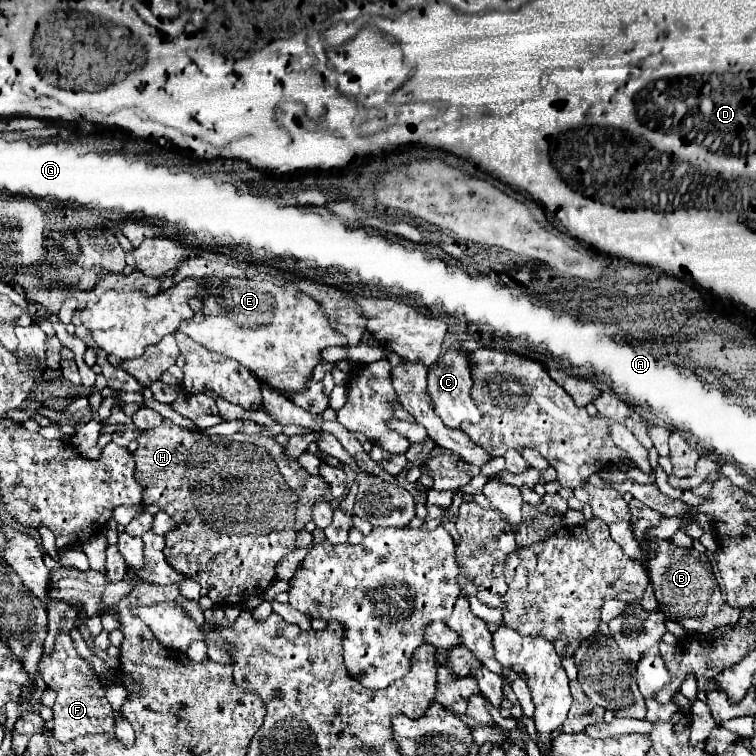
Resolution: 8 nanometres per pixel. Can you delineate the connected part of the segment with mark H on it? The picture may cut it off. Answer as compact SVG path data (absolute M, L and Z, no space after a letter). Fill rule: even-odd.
M164 424L164 426L158 426L158 428L146 432L144 436L140 436L138 438L138 448L134 450L132 456L134 456L134 462L136 462L136 474L134 474L134 478L142 486L142 502L144 504L156 504L162 512L166 512L176 522L176 528L170 530L164 536L166 538L166 548L164 548L166 562L172 568L176 568L178 572L182 572L186 578L196 580L202 586L200 594L208 596L218 606L222 606L222 604L238 604L238 598L254 596L254 592L260 594L260 592L264 592L276 580L276 566L278 566L278 562L288 552L296 549L296 534L310 522L312 506L314 506L316 498L324 496L330 490L330 484L324 478L308 474L298 464L298 460L292 460L286 455L284 448L274 438L258 436L258 434L236 432L232 436L220 436L220 434L218 436L200 436L200 434L192 432L192 430L186 430L186 428L180 428L180 426L166 426Z

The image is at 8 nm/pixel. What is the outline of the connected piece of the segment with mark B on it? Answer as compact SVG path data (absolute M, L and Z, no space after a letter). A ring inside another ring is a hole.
M636 498L630 500L628 506L630 506L630 524L632 524L634 538L648 552L646 568L648 568L650 584L654 588L658 608L666 614L666 618L680 622L690 634L706 634L718 626L734 624L740 618L740 610L724 602L708 556L694 548L680 548L672 540L658 540L650 536L650 528L660 524L662 514L644 506Z

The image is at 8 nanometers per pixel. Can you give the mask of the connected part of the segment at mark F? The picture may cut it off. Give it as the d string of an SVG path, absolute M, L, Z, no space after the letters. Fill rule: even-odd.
M58 632L52 654L44 654L40 658L40 674L46 686L54 688L58 694L56 704L52 706L54 710L52 734L58 742L70 742L78 736L88 736L88 734L112 734L114 732L116 714L104 696L96 670L86 658L78 654L78 650L72 644L70 634Z

